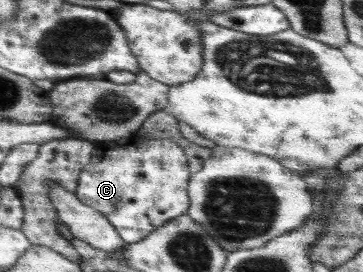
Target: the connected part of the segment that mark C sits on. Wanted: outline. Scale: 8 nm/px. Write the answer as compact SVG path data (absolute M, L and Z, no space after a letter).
M133 135L115 141L95 142L94 151L88 165L85 165L78 179L75 195L79 201L102 213L113 225L118 235L127 244L136 244L154 230L188 213L190 199L187 193L191 170L184 150L167 139L145 138Z

